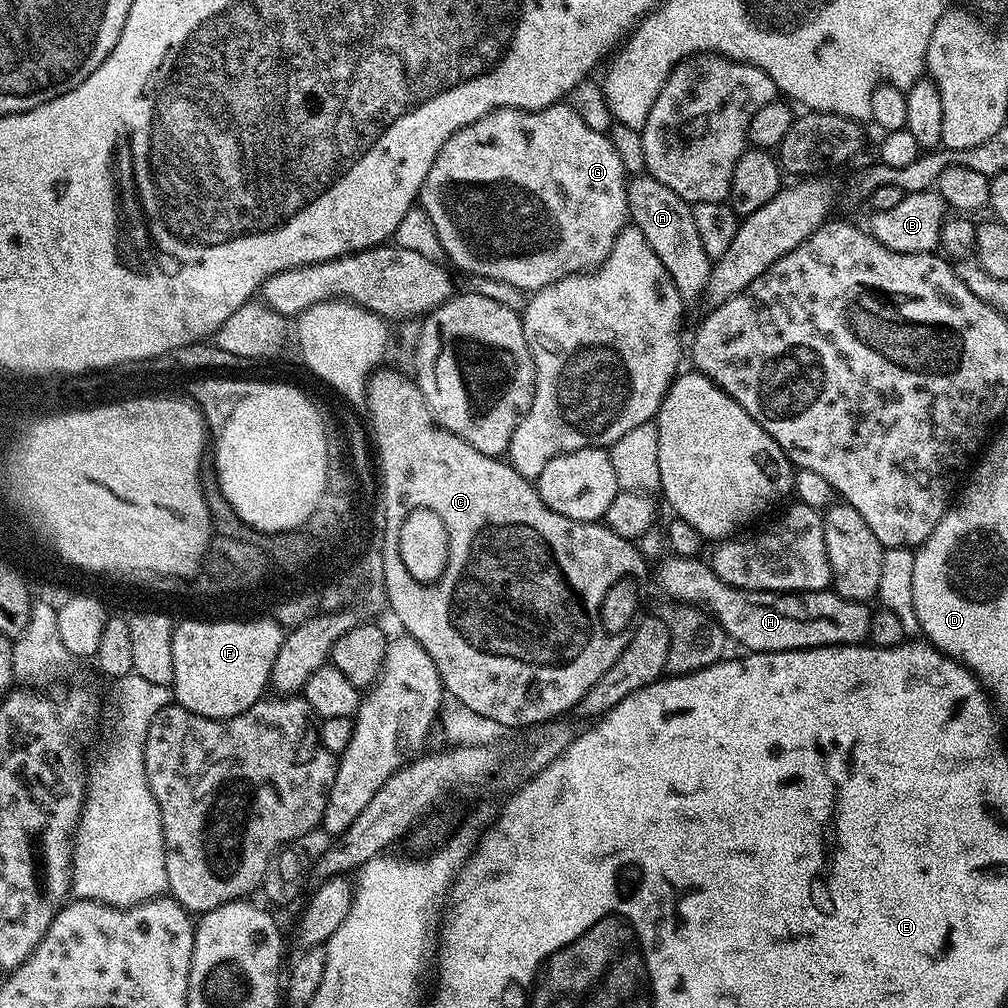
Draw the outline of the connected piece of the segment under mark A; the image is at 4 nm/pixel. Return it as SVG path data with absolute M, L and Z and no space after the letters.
M641 174L633 177L628 183L627 204L633 227L642 231L642 236L646 238L654 254L661 259L680 296L686 302L692 302L699 295L701 297L712 272L712 261L702 247L695 229L692 207L688 201L652 176Z

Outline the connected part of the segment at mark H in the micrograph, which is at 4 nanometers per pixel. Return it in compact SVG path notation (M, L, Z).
M668 554L660 562L660 569L657 572L655 569L654 580L660 583L661 590L670 599L677 600L675 602L677 605L704 609L712 619L720 623L721 630L731 643L733 640L734 643L741 644L749 653L797 652L803 648L829 648L835 644L863 644L868 640L873 609L859 600L843 600L834 590L781 593L746 590L722 582L722 578L718 578L711 563L704 558Z

